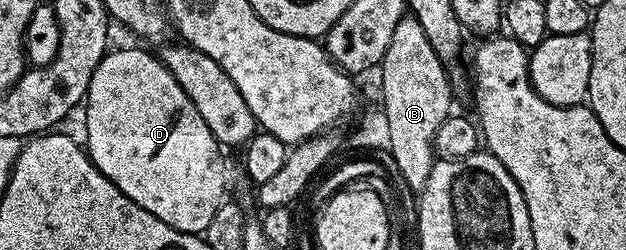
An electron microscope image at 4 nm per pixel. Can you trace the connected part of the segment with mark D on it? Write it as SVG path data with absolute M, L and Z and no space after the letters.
M119 48L116 52L115 49L108 51L103 61L97 66L97 70L93 70L93 78L89 82L85 101L86 108L87 140L85 139L85 151L97 166L97 170L101 170L101 174L105 178L109 178L117 186L117 190L121 190L133 202L137 202L137 206L149 210L149 214L153 214L153 218L161 218L161 222L173 226L173 230L196 234L206 233L213 214L217 214L219 207L225 203L223 191L227 188L227 176L223 173L224 149L221 147L219 139L209 130L209 126L205 126L205 118L201 118L201 114L197 114L197 106L193 106L189 94L185 94L185 90L181 90L177 78L173 78L173 74L169 74L162 59L158 55L150 56L149 53L142 52L139 48Z

